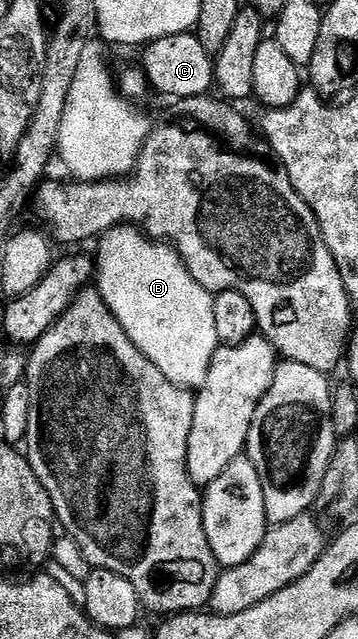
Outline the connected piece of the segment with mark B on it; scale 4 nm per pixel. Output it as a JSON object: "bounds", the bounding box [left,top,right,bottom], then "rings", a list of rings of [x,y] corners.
{"bounds":[95,223,219,390],"rings":[[[122,223],[101,234],[95,256],[95,285],[107,307],[119,319],[123,331],[177,385],[187,389],[200,390],[201,384],[207,379],[207,371],[211,367],[211,359],[219,348],[215,331],[214,294],[197,282],[196,276],[190,273],[177,250],[168,243],[158,243],[145,236],[136,225]]]}

